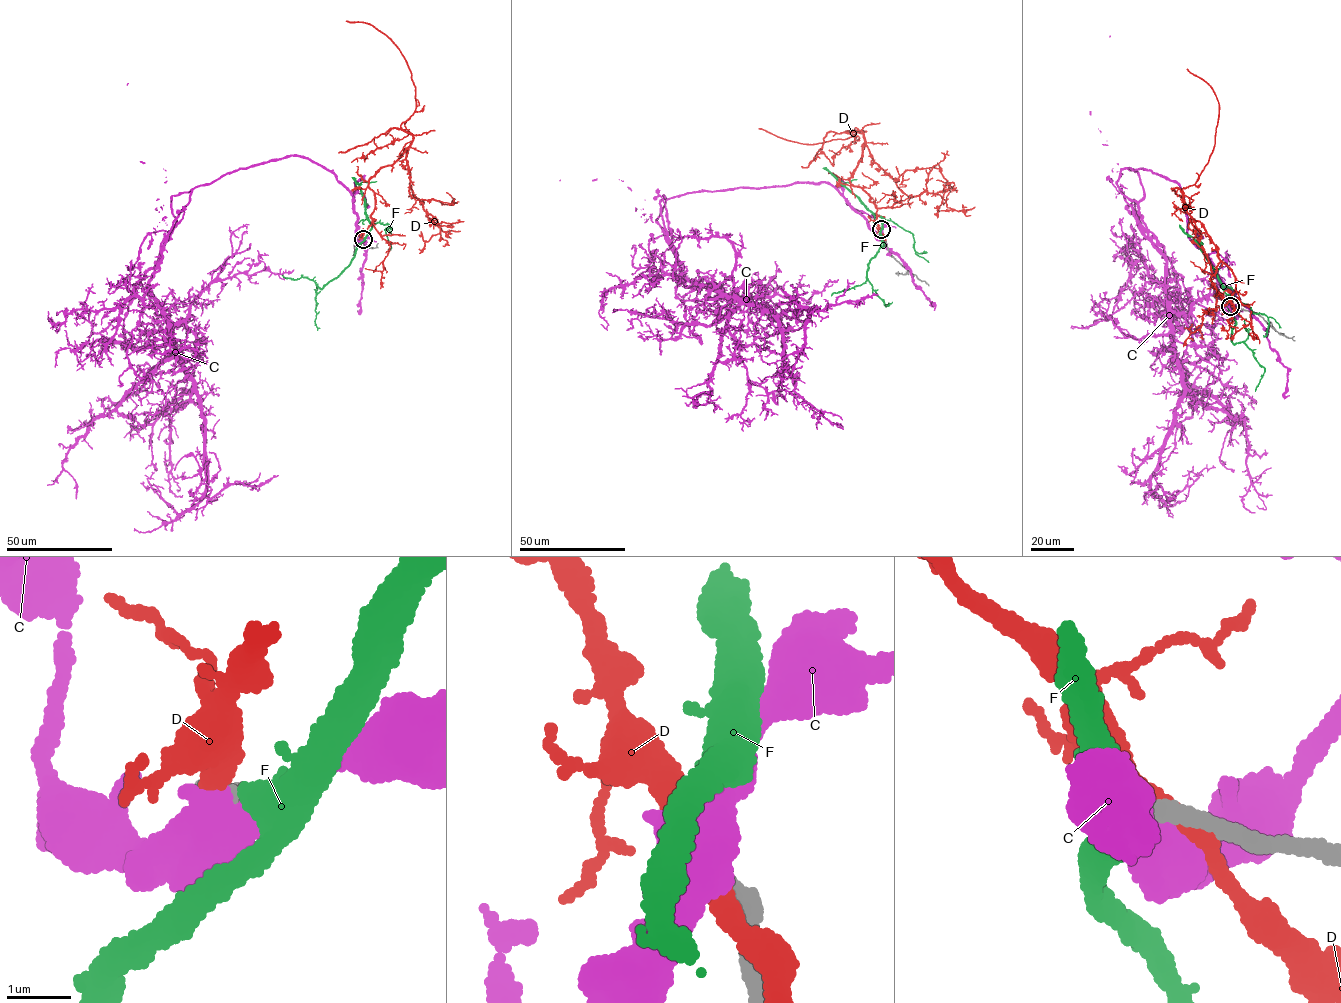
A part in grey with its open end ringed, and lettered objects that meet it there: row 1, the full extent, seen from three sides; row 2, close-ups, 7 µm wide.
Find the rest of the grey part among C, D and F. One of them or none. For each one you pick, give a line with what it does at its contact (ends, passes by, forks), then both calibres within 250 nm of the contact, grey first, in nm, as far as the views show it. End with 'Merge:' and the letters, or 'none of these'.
F: It passes by. Thickness 280 nm (grey) against 360 nm
Merge: F

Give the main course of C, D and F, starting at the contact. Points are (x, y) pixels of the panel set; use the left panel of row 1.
C: (362, 239), (353, 196), (307, 159), (193, 188), (149, 282), (196, 391), (205, 496), (177, 513), (154, 472)
D: (362, 239), (375, 206), (369, 181), (412, 141), (401, 125), (413, 115), (415, 89), (396, 45), (346, 21)
F: (363, 239), (345, 269), (321, 288), (317, 285), (317, 330)

